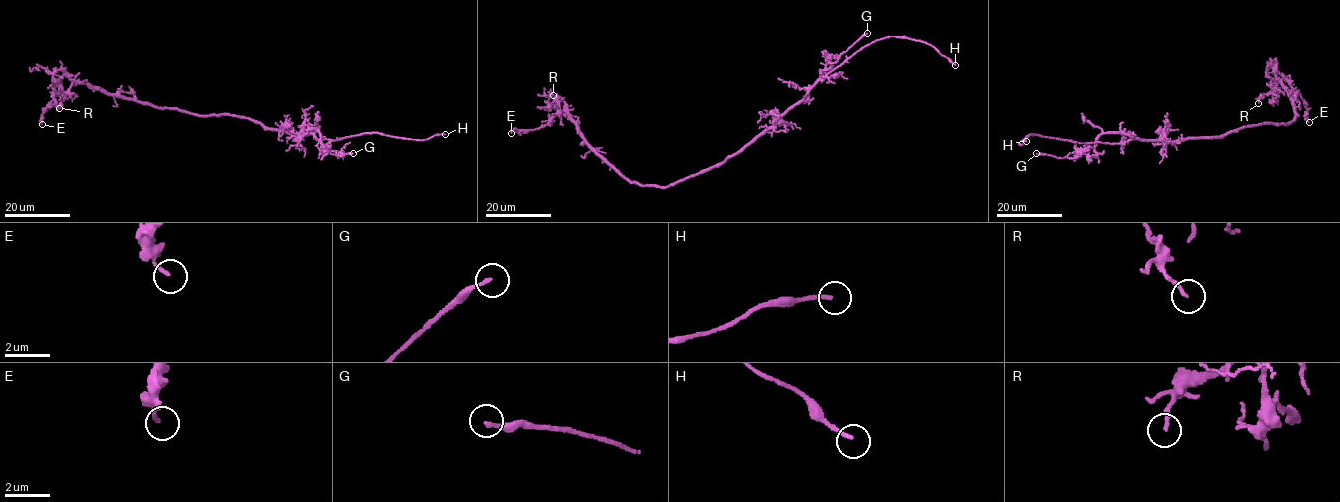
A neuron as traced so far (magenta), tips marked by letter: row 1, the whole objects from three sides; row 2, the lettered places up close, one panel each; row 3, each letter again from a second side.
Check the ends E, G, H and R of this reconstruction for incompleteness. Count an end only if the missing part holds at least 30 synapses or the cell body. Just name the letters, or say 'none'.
H

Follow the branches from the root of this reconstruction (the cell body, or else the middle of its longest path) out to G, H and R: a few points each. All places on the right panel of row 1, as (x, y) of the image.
G: (1228, 132), (1161, 142), (1102, 133), (1094, 147), (1087, 147), (1080, 156), (1058, 158), (1036, 153)
H: (1228, 132), (1176, 141), (1107, 143), (1033, 134), (1018, 143), (1026, 141)
R: (1228, 132), (1291, 122), (1298, 116), (1271, 66), (1266, 75), (1276, 89), (1258, 103)

